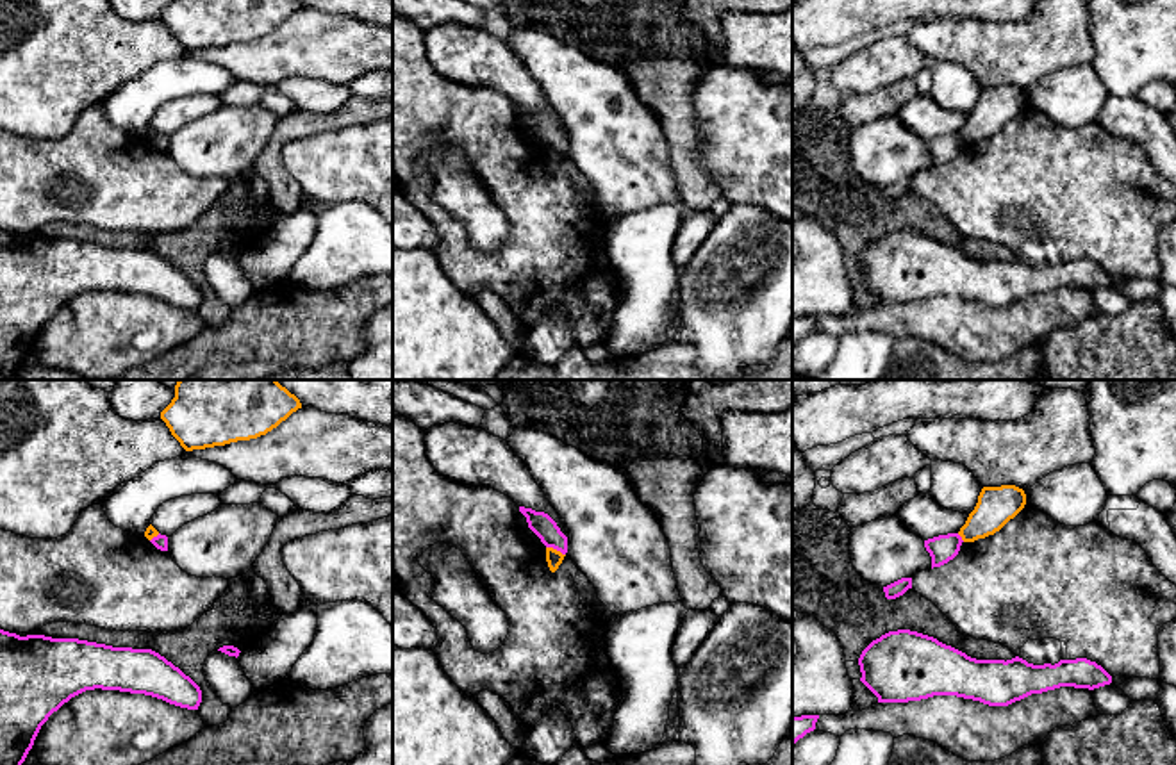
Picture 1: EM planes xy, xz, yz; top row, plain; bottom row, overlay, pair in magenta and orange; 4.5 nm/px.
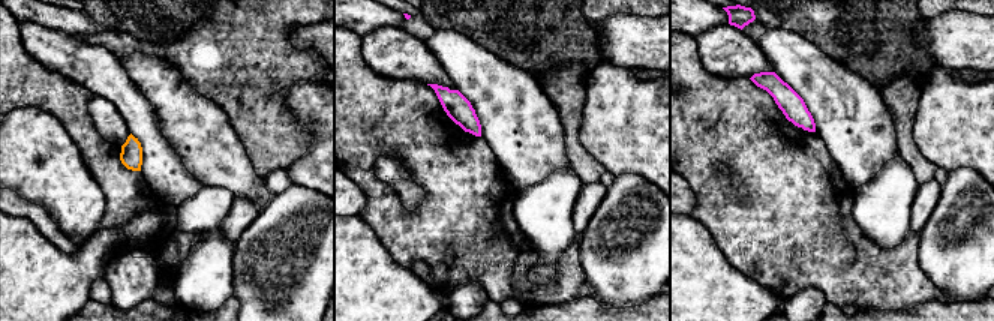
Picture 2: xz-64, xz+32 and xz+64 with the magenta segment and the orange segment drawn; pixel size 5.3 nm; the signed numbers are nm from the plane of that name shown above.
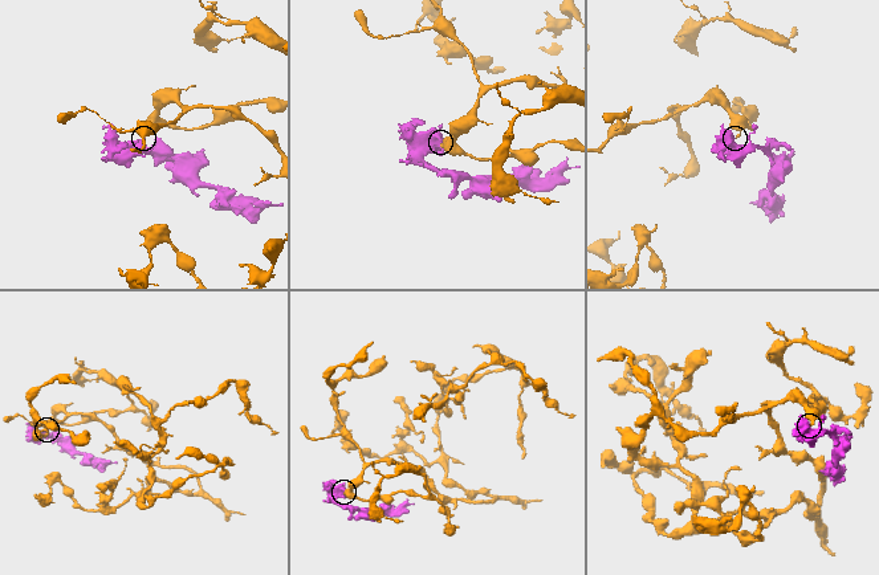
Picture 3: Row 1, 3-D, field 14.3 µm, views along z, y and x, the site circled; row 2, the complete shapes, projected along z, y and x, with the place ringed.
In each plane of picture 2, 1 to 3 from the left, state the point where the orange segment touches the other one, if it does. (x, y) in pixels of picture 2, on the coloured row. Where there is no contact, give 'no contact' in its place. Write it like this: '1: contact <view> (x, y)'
1: no contact
2: no contact
3: no contact

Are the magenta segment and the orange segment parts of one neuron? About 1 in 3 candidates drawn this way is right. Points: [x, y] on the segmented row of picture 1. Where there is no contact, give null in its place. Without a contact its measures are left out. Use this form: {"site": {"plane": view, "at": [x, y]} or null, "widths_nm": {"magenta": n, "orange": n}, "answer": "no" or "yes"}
{"site": {"plane": "xz", "at": [555, 548]}, "widths_nm": {"magenta": 100, "orange": 70}, "answer": "no"}

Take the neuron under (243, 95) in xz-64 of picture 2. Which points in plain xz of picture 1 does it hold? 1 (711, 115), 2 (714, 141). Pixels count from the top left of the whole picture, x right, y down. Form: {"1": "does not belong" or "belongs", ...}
{"1": "does not belong", "2": "does not belong"}

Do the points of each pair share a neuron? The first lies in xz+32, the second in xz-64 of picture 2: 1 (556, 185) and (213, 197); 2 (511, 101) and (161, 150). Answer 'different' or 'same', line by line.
1: same
2: different

